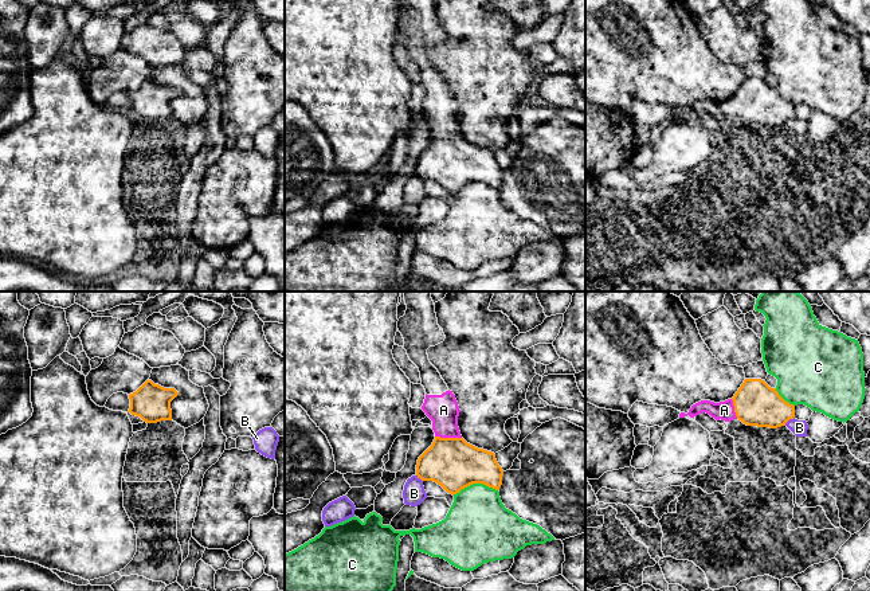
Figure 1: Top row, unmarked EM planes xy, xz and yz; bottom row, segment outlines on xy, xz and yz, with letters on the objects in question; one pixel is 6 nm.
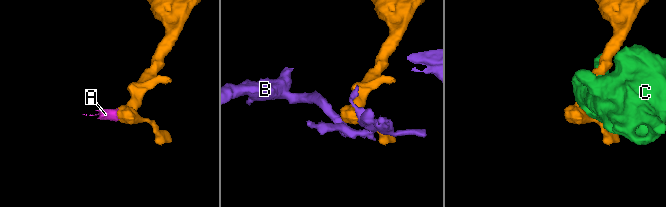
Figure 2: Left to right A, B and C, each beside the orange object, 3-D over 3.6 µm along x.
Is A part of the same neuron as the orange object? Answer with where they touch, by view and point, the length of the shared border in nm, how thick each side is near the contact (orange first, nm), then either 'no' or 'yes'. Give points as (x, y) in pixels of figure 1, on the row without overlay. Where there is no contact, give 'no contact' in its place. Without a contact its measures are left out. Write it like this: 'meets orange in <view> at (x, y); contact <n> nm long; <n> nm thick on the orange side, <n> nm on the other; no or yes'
meets orange in xz at (449, 137); contact 160 nm long; 300 nm thick on the orange side, 190 nm on the other; yes

